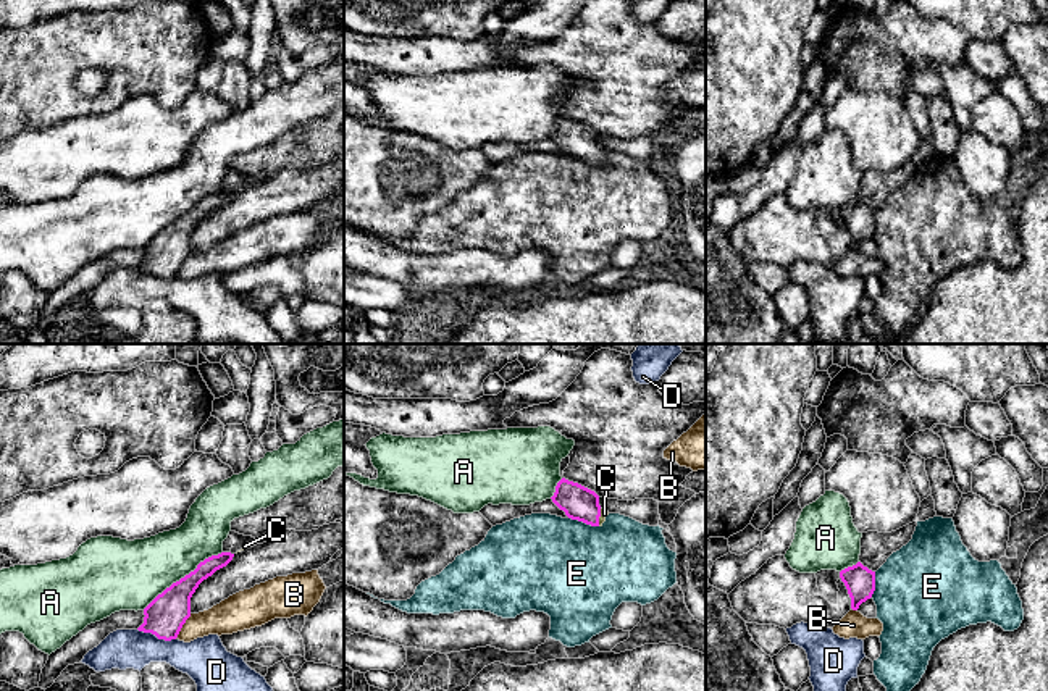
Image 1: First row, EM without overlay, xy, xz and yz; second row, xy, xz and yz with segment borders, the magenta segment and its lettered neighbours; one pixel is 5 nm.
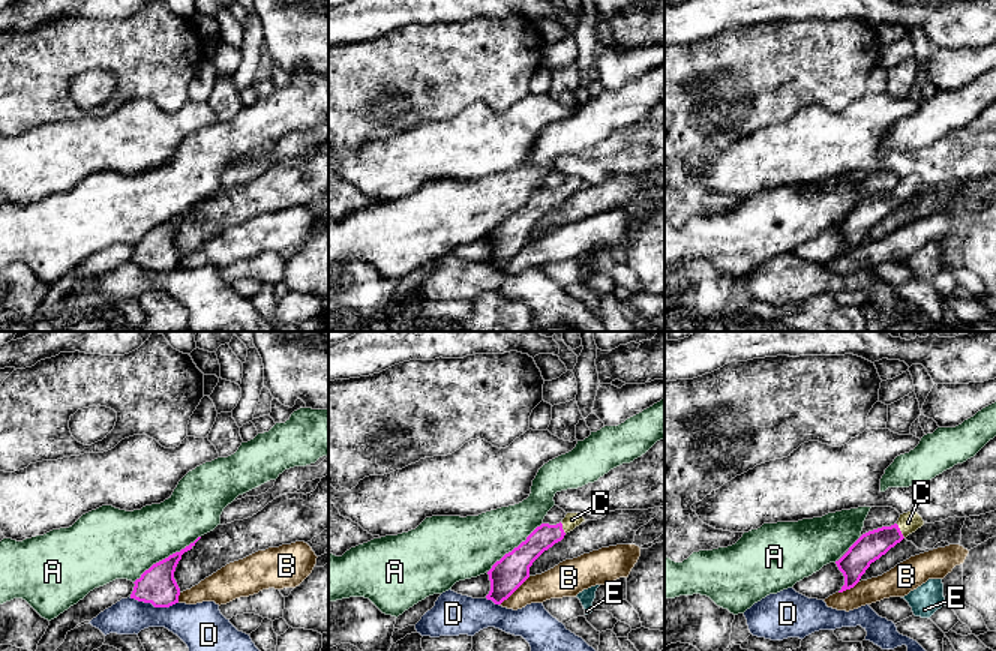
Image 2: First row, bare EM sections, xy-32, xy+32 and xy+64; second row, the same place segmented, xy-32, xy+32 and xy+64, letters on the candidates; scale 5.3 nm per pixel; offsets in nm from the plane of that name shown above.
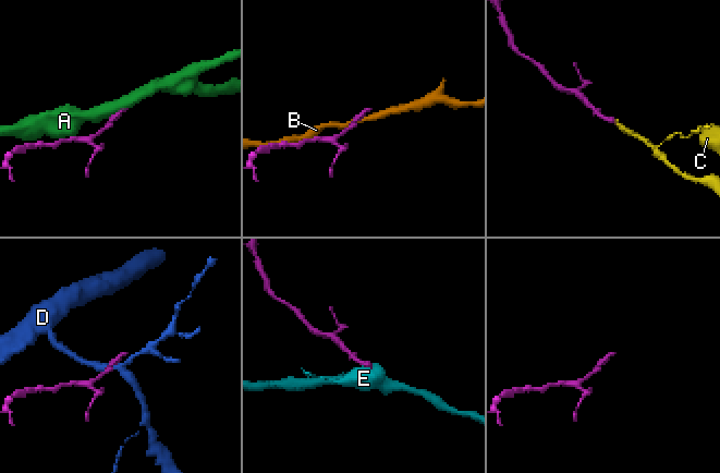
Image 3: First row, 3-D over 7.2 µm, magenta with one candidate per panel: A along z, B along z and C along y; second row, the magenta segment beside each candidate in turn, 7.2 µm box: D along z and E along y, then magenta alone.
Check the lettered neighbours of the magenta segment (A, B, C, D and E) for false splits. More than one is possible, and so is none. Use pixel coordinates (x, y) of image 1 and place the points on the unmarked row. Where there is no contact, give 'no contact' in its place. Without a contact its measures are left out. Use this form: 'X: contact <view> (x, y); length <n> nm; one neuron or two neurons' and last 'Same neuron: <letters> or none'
A: contact xy (181, 217); length 500 nm; two neurons
B: contact xy (181, 265); length 150 nm; two neurons
C: contact xz (599, 154); length 90 nm; one neuron
D: contact xy (157, 275); length 200 nm; two neurons
E: contact xz (583, 160); length 160 nm; two neurons
Same neuron: C

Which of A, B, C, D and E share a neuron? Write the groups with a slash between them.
A / B / C / D / E

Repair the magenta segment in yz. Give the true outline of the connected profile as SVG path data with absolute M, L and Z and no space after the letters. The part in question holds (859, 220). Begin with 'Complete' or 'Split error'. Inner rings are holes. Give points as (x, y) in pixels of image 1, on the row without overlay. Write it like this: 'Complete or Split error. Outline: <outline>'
Complete. Outline: M861 200L841 208L840 216L848 228L853 249L857 249L875 229L875 210L869 208Z

